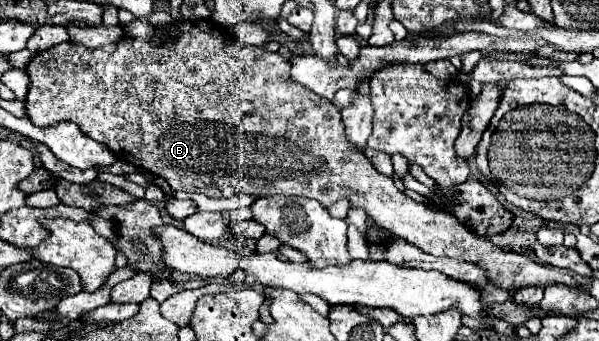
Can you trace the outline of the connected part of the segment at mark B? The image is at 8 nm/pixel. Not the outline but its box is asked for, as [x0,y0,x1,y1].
[25,20,579,292]

